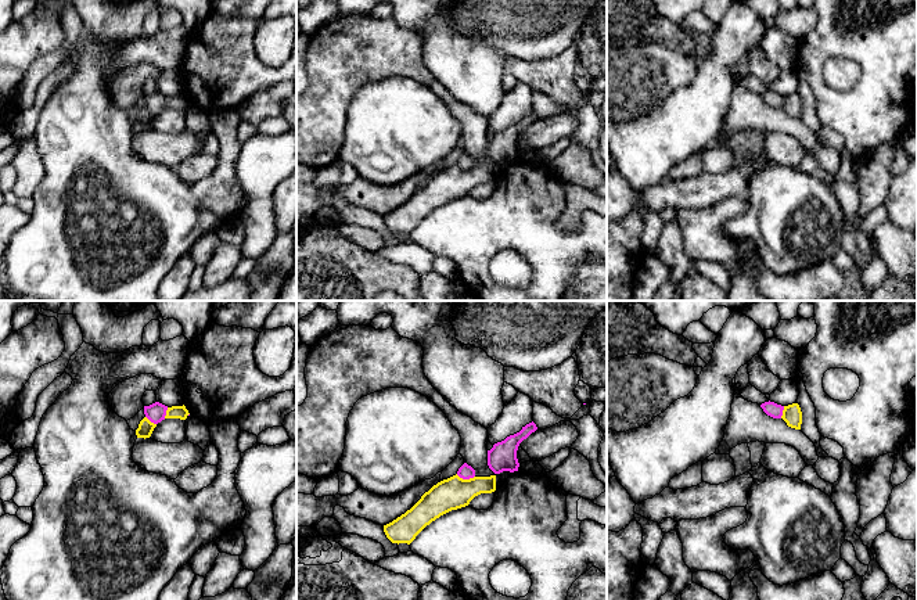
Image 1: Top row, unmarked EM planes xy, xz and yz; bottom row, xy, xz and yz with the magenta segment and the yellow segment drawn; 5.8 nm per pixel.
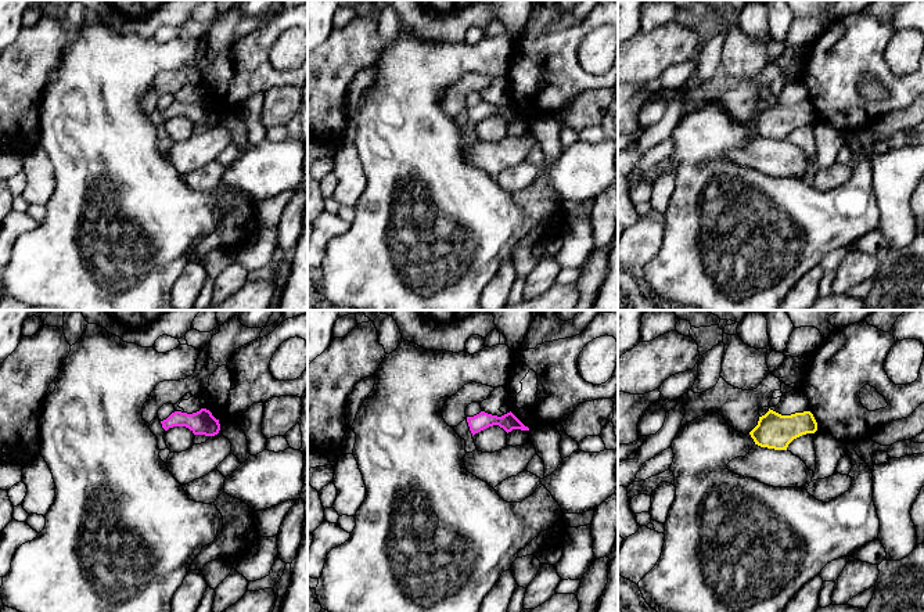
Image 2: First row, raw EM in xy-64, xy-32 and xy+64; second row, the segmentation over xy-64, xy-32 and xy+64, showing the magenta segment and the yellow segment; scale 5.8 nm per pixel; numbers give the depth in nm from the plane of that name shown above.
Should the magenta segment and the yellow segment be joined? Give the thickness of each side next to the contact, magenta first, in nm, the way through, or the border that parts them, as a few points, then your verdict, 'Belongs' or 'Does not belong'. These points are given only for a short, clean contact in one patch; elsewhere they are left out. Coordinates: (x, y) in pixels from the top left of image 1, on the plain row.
Thickness 90 nm (magenta) against 190 nm. Boundary: xz (456, 164), (463, 168), (474, 166). Does not belong

